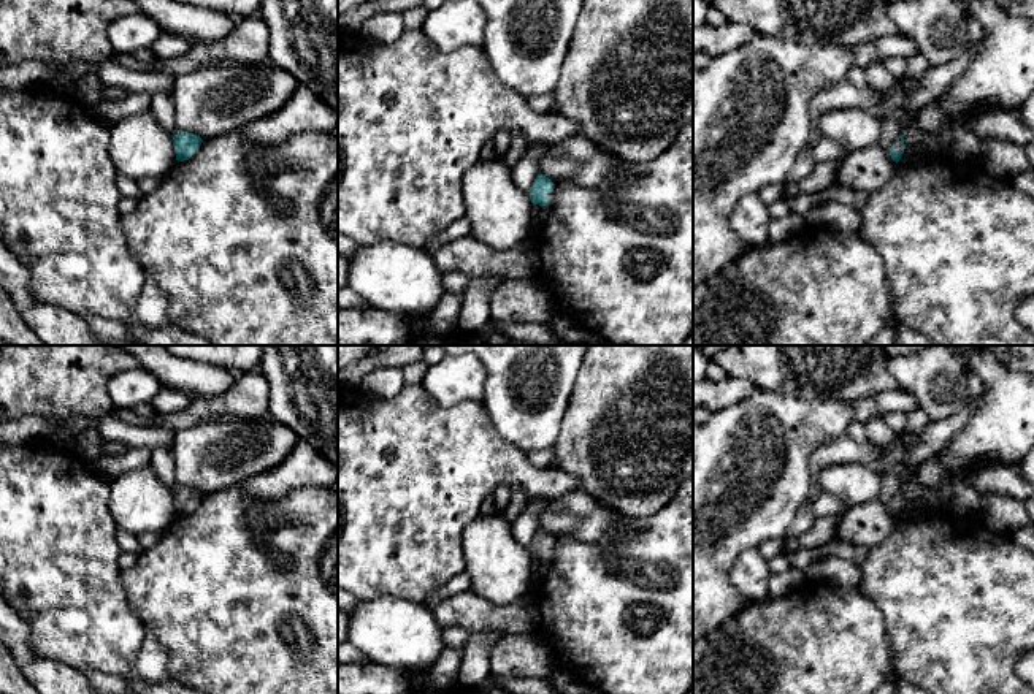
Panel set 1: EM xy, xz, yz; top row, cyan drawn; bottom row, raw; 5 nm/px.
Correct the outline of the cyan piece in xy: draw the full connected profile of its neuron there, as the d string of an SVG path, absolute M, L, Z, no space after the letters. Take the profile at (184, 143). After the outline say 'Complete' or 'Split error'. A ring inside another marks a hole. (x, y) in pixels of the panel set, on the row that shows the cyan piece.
M179 130L173 136L173 146L176 152L176 160L184 162L189 160L197 149L200 149L203 139L193 133Z. Complete

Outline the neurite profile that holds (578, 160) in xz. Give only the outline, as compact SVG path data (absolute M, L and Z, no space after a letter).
M584 136L547 144L538 173L555 184L573 182L584 189L601 189L618 176L618 163Z

